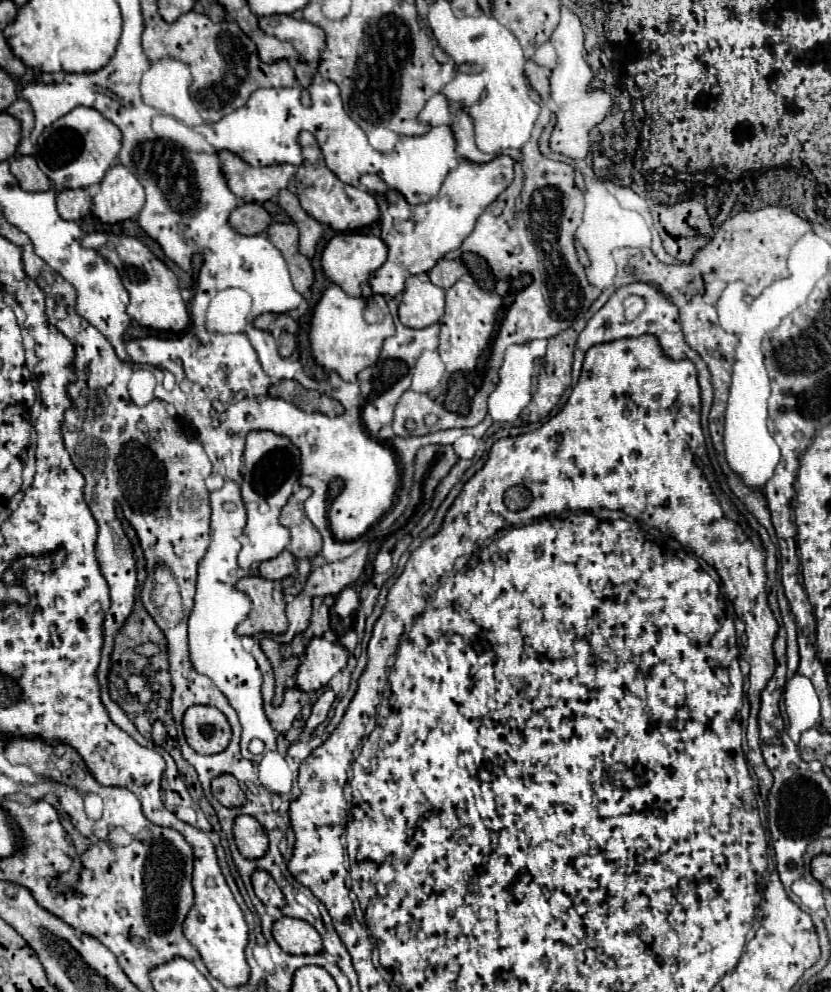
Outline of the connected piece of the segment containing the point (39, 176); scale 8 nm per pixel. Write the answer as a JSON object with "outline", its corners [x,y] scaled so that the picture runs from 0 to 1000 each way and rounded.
{"outline":[[[22,156],[12,162],[12,172],[31,193],[58,193],[63,191],[60,180],[48,172],[46,164],[36,156]]]}

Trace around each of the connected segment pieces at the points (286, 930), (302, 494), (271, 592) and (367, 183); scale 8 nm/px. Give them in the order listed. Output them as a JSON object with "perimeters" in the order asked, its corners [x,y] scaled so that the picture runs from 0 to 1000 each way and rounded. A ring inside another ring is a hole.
{"perimeters":[[[[337,924],[330,930],[330,947],[349,963],[383,963],[387,959],[383,939],[363,926]]],[[[359,491],[349,499],[349,503],[342,509],[339,519],[337,519],[337,527],[344,529],[349,533],[349,537],[351,537],[351,545],[349,545],[347,553],[359,564],[359,584],[356,584],[356,588],[351,592],[342,594],[344,600],[356,600],[363,594],[363,590],[368,588],[368,584],[371,584],[371,580],[375,576],[373,566],[387,553],[387,539],[375,529],[375,525],[368,521],[366,509],[363,509],[373,499],[375,499],[375,495],[371,491]]],[[[294,582],[284,588],[289,596],[298,598],[303,604],[303,618],[284,632],[286,640],[310,640],[310,638],[342,638],[347,624],[342,620],[342,598],[337,586],[323,586],[315,582]]],[[[436,176],[433,178],[433,184],[440,189],[440,191],[445,191],[445,193],[450,193],[450,195],[460,195],[460,197],[465,197],[465,201],[467,201],[467,189],[465,189],[465,184],[455,178],[455,176]]]]}

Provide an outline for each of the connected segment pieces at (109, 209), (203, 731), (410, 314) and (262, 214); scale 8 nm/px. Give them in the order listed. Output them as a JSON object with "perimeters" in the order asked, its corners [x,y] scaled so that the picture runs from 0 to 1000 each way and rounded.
{"perimeters":[[[[142,164],[128,172],[120,184],[120,193],[113,199],[113,215],[125,225],[142,225],[161,221],[171,213],[173,203],[173,189],[154,168]]],[[[233,711],[221,719],[221,741],[236,759],[260,761],[274,753],[279,735],[270,719],[260,713]]],[[[503,277],[489,281],[489,291],[479,309],[481,324],[489,330],[515,330],[534,318],[534,291]]],[[[294,205],[277,217],[277,227],[291,237],[313,237],[327,225],[323,213],[310,205]]]]}

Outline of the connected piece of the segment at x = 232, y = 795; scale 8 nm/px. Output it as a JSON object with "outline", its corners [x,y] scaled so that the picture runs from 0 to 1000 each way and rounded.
{"outline":[[[262,781],[255,785],[255,799],[270,814],[291,814],[296,801],[279,781]]]}

